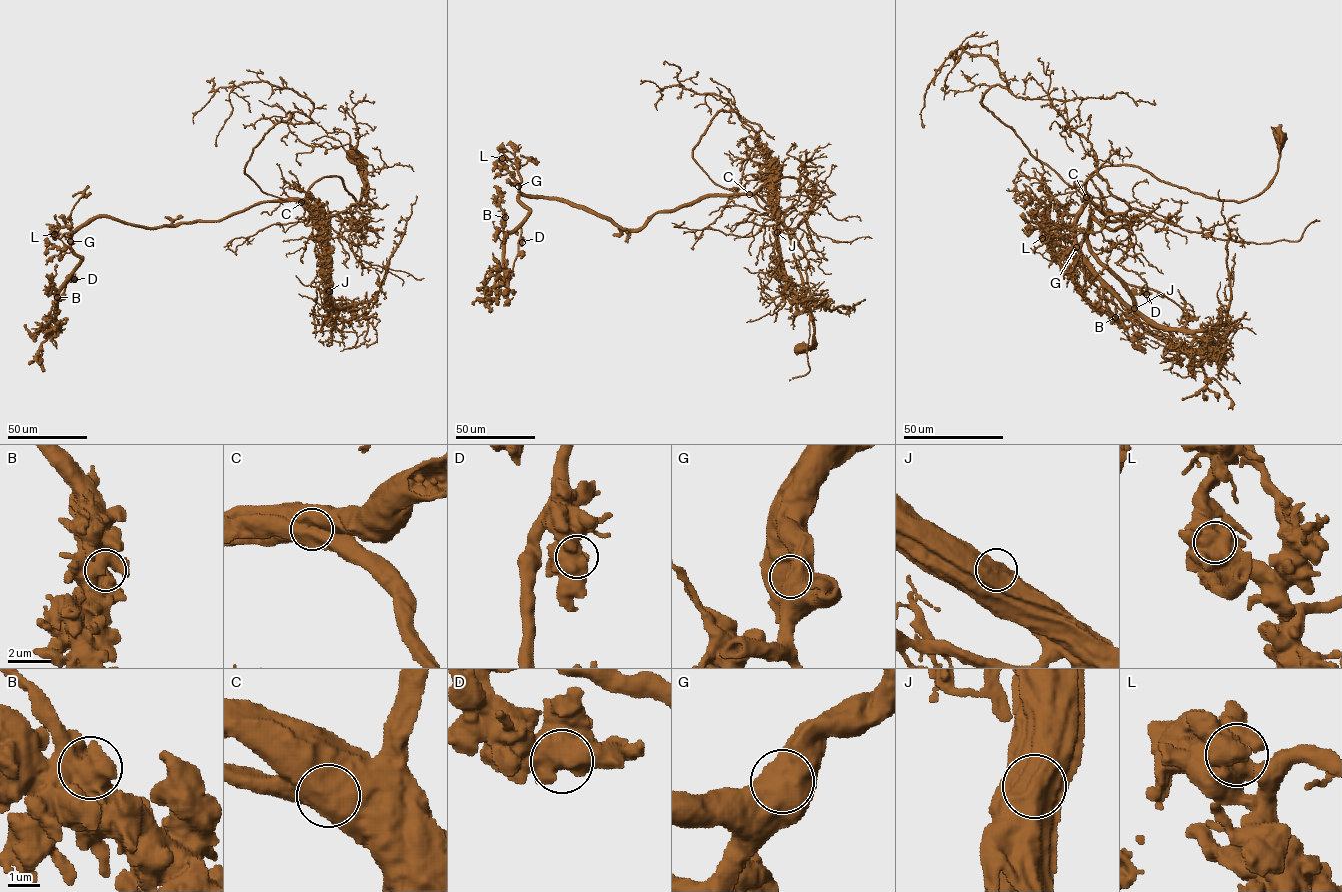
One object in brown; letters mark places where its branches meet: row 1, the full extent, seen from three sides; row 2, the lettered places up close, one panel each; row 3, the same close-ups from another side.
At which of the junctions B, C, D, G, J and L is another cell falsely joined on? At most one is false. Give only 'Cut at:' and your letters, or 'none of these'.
Cut at: C

